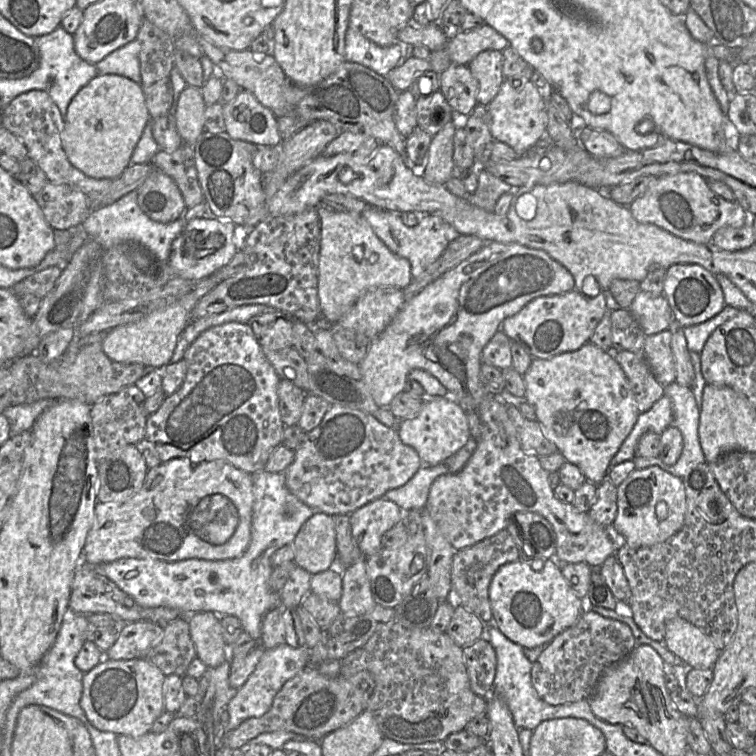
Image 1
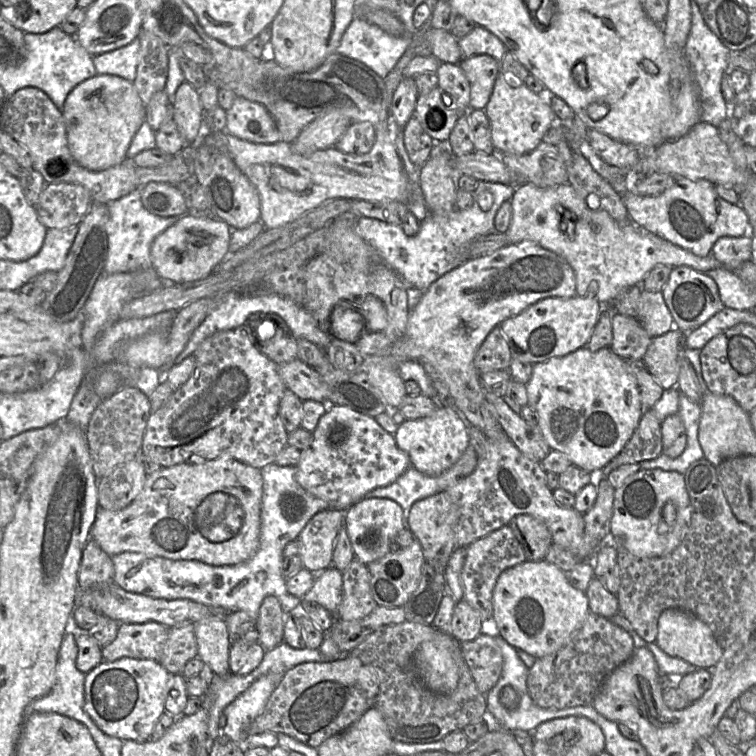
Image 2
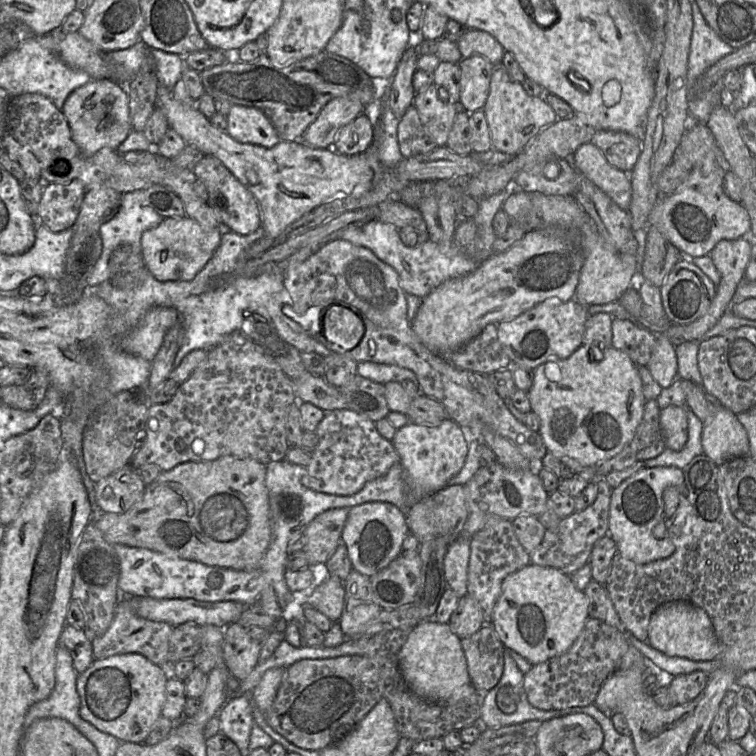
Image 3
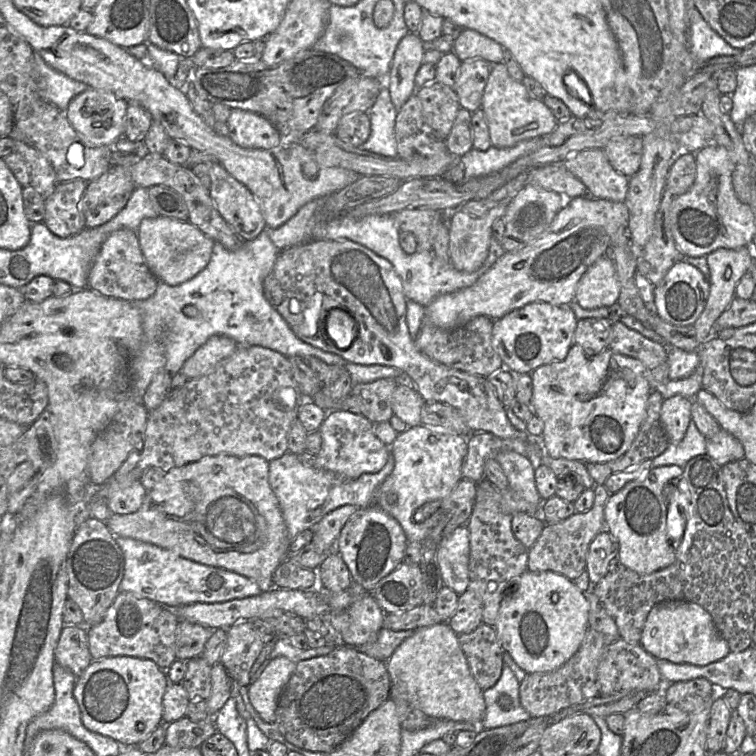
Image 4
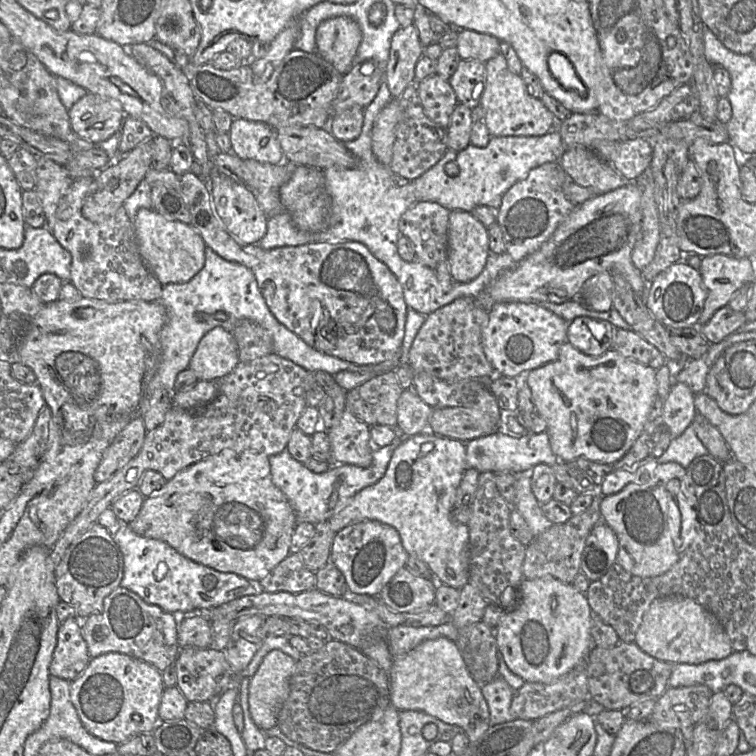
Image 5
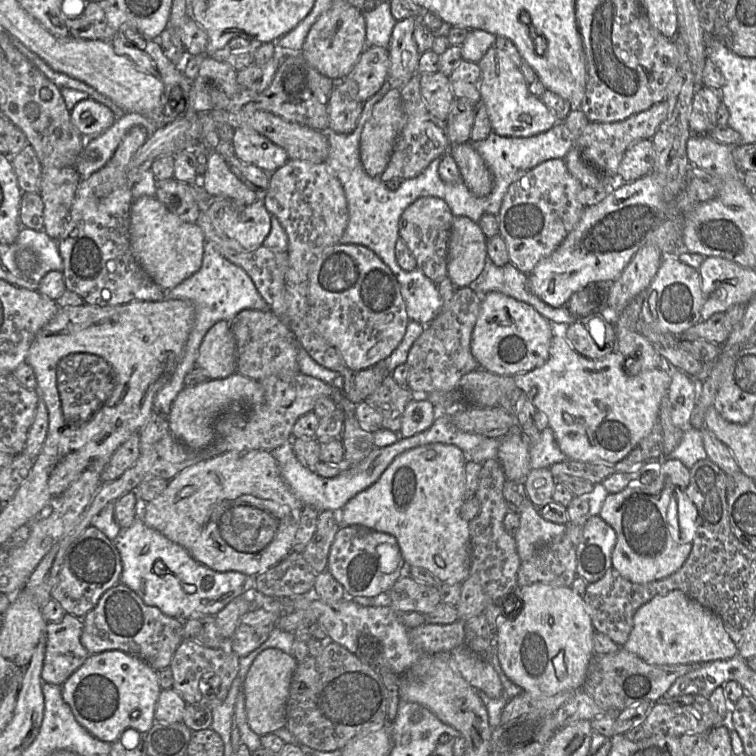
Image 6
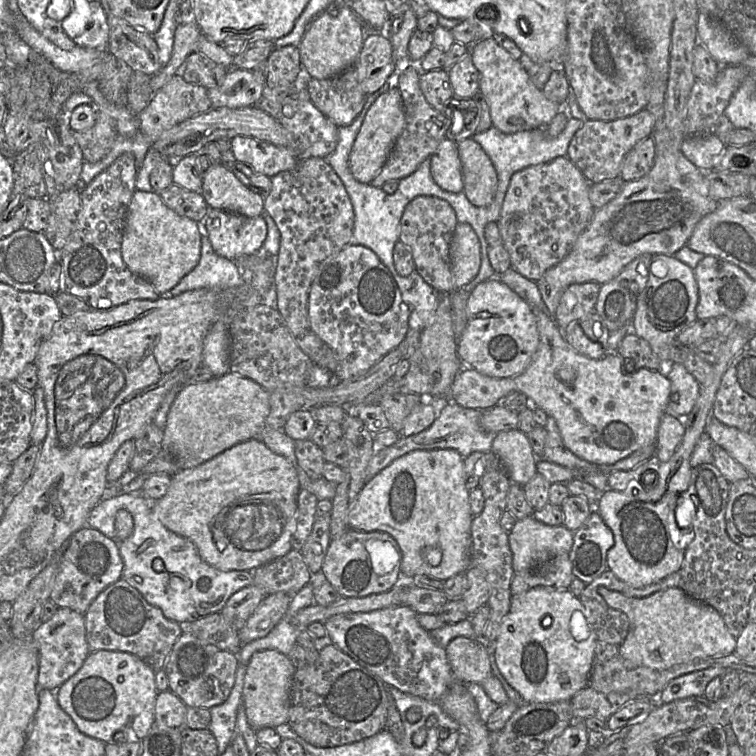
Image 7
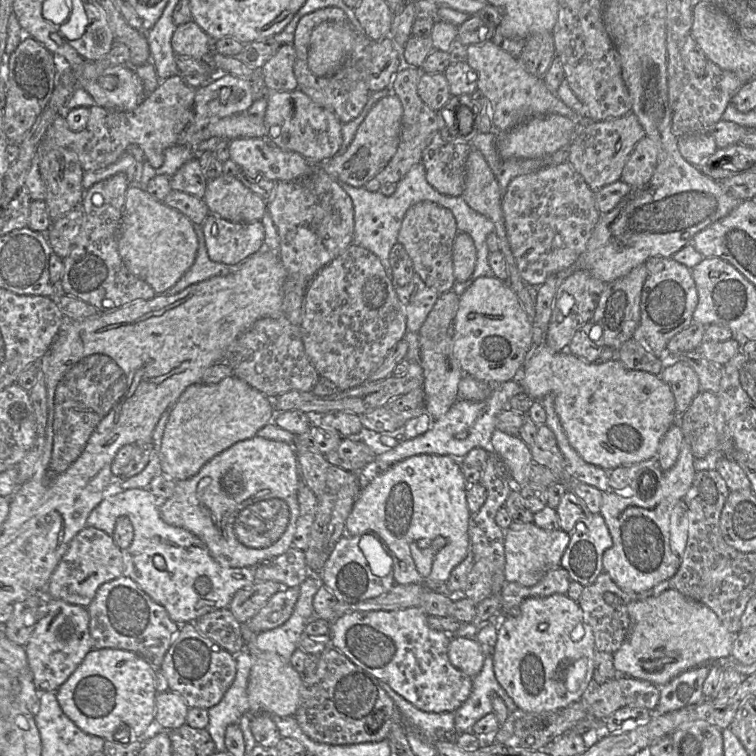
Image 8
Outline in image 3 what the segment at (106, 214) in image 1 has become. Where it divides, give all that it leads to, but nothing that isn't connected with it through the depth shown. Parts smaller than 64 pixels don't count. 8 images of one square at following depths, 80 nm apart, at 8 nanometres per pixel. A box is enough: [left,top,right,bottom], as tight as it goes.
[88,190,163,285]

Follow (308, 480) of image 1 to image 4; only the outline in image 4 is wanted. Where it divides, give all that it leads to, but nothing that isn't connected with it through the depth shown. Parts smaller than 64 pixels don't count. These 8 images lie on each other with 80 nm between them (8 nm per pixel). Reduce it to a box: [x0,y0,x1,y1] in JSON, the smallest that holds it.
[316,410,390,479]

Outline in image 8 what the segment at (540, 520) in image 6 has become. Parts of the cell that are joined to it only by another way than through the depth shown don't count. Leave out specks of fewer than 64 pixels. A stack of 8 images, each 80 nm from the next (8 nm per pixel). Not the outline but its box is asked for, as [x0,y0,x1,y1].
[505,523,570,587]

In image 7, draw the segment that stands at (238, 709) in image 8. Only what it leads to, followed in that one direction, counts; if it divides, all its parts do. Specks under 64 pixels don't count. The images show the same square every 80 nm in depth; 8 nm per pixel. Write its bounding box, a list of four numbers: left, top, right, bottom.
[208,683,243,754]

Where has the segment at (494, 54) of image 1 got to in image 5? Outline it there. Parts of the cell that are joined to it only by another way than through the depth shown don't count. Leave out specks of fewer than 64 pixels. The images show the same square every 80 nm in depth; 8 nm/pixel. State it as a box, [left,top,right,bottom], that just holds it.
[448,60,486,109]

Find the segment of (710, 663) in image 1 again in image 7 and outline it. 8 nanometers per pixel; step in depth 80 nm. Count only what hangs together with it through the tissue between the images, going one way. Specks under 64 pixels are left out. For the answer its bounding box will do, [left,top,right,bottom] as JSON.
[598,587,736,670]

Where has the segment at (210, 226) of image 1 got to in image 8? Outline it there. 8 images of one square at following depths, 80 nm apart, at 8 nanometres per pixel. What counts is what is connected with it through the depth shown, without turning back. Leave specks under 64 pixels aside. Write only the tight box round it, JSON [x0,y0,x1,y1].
[118,184,198,294]

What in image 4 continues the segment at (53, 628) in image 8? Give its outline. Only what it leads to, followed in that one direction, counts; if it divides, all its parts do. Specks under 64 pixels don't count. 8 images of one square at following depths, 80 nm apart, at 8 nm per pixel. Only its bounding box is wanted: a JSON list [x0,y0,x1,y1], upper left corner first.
[54,624,93,678]

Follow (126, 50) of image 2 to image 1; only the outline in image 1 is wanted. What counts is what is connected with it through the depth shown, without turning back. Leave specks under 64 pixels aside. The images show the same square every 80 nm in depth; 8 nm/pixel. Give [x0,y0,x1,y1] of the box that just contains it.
[95,39,140,84]

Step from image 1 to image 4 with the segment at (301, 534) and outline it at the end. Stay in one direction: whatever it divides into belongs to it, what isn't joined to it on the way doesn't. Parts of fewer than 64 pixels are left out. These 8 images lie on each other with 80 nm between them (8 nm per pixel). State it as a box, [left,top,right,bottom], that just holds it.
[313,505,358,551]

